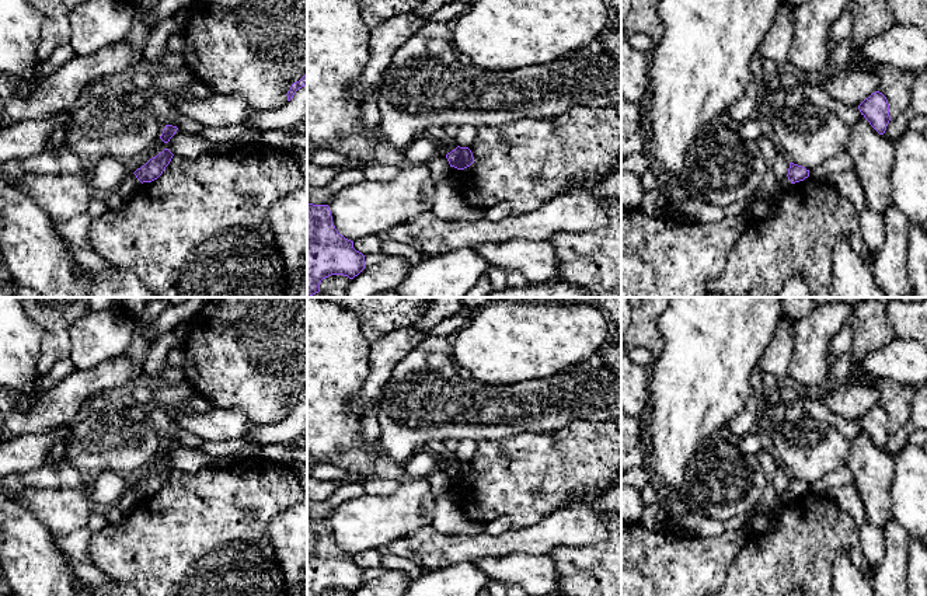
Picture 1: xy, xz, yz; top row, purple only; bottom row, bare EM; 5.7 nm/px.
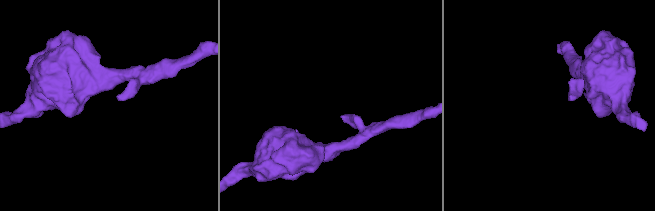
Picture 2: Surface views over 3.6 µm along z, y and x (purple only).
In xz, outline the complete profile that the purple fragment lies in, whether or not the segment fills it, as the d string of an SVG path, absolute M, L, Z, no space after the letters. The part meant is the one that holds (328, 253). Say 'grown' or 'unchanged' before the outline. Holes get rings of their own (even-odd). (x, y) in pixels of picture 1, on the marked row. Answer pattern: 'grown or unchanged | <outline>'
unchanged | M307 202L307 297L320 292L323 279L344 275L353 279L365 269L365 255L338 233L328 205Z

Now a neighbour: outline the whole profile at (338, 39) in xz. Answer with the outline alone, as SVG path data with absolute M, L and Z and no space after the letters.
M307 0L307 142L365 163L405 165L404 151L383 143L379 125L365 128L360 123L360 104L351 94L351 87L358 81L369 52L370 28L365 22L356 0Z

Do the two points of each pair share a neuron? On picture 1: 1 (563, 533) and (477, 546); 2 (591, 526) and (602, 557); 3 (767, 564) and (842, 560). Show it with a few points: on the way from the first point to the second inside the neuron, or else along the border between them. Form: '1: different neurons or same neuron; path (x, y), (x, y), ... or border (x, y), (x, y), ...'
1: same neuron; path (542, 537), (536, 540), (512, 540), (498, 546)
2: different neurons; border (606, 539), (598, 543), (564, 547)
3: different neurons; border (835, 556), (846, 553), (864, 575)

